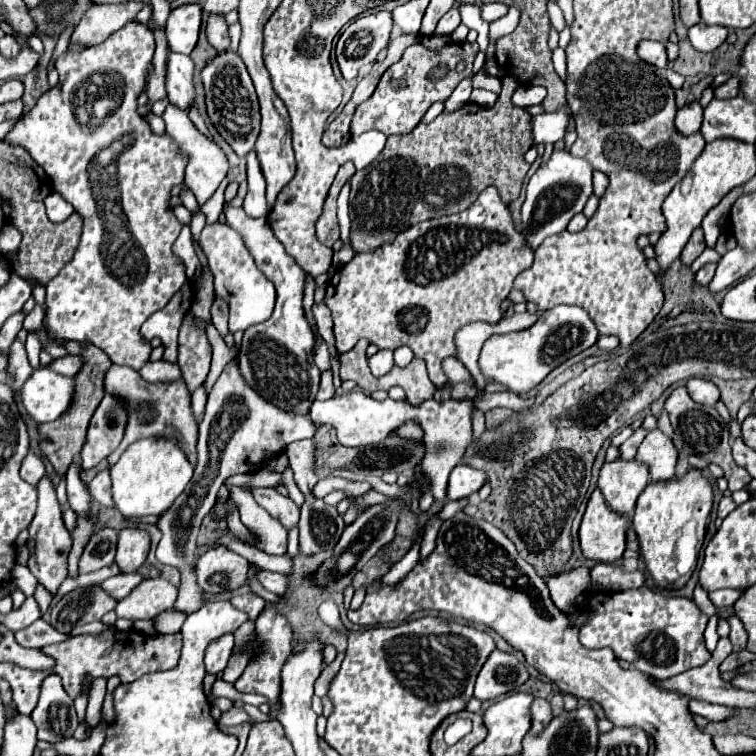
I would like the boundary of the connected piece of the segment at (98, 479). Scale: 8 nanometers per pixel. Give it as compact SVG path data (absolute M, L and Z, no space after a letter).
M103 470L99 472L91 482L89 482L89 492L91 492L91 498L101 504L101 506L113 506L113 500L111 500L111 478L109 478L109 470Z

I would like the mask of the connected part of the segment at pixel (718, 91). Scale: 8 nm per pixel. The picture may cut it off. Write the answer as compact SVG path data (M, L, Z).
M729 78L725 84L715 88L715 98L733 98L739 94L739 80L737 78Z

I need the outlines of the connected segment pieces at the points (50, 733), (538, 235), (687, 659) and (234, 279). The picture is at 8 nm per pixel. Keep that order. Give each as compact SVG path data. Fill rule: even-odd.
M49 674L41 684L39 702L31 714L37 726L37 738L45 742L59 742L71 738L79 726L73 698L65 694L61 678Z
M555 150L549 162L531 176L527 184L527 196L521 206L521 236L531 250L537 250L547 236L563 232L571 216L583 210L587 198L593 194L591 172L591 164L583 158L573 158L565 150Z
M641 586L625 592L589 592L583 606L591 608L591 618L581 626L579 634L583 646L609 646L617 658L631 662L633 668L651 678L665 680L703 666L711 658L703 640L703 630L709 618L701 614L693 600L671 598Z
M215 222L201 230L199 244L203 244L203 252L215 276L215 292L229 304L229 330L247 330L253 324L265 322L275 306L275 286L259 272L245 244L241 242L241 236L227 224Z

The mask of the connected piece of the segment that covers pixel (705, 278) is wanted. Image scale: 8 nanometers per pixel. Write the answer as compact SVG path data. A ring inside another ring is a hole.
M709 262L709 264L705 264L703 268L699 268L699 272L697 272L695 280L697 280L697 284L705 286L705 284L713 278L713 274L715 274L715 264L713 264L713 262Z

